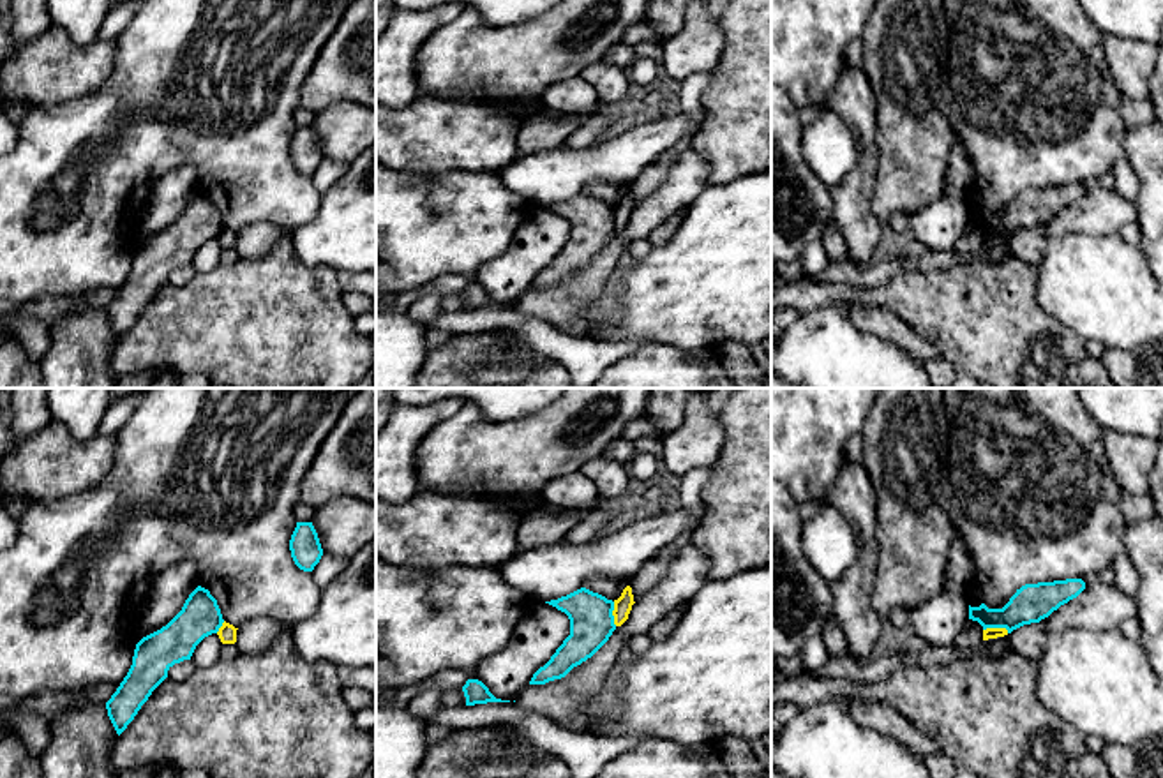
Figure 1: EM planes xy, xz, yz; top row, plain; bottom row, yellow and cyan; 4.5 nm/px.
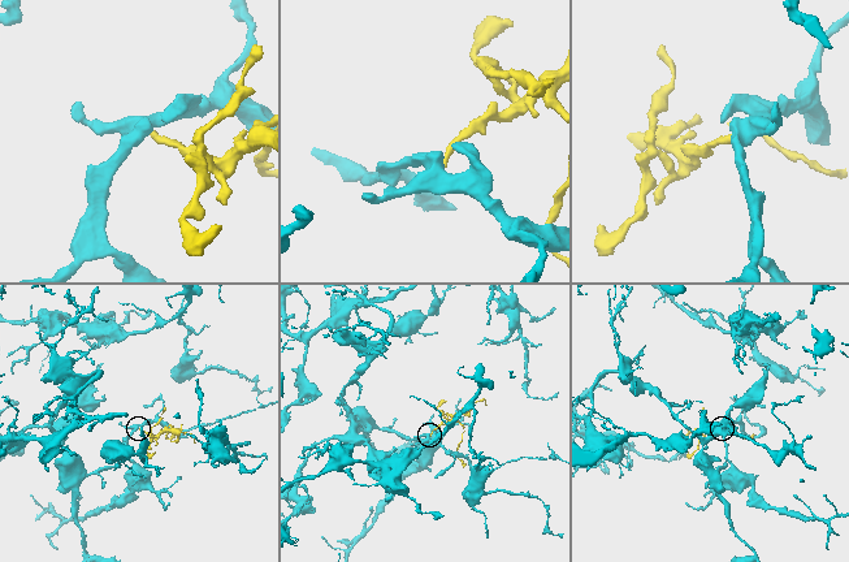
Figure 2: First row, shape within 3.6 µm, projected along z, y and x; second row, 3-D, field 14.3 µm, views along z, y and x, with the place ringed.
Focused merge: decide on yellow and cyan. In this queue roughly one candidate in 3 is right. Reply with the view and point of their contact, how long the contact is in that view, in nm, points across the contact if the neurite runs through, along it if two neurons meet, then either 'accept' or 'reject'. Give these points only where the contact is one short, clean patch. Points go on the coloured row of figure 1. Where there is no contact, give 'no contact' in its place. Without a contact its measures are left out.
contact yz (996, 628); length 120 nm; border yz (983, 630), (1005, 628), (1008, 632); reject

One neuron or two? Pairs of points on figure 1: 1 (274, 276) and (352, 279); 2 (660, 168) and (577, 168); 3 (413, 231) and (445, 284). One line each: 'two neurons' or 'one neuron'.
1: two neurons
2: two neurons
3: two neurons

